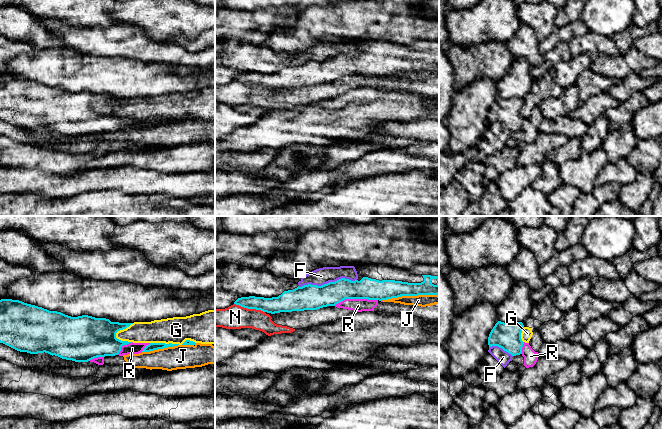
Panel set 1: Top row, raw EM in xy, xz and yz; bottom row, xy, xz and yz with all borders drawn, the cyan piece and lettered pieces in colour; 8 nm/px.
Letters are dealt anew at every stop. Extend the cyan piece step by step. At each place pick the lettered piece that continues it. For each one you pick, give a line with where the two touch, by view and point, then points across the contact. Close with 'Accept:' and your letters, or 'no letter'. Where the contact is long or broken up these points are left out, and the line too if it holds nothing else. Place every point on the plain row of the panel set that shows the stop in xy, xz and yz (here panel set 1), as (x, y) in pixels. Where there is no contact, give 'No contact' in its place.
Accept: no letter

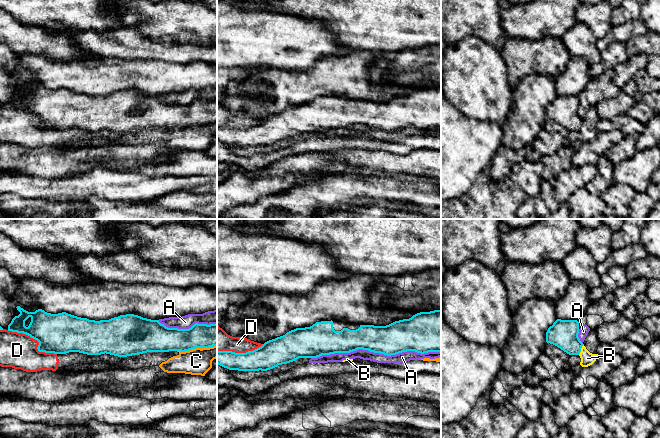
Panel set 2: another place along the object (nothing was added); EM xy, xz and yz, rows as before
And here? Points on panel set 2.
Accept: no letter

